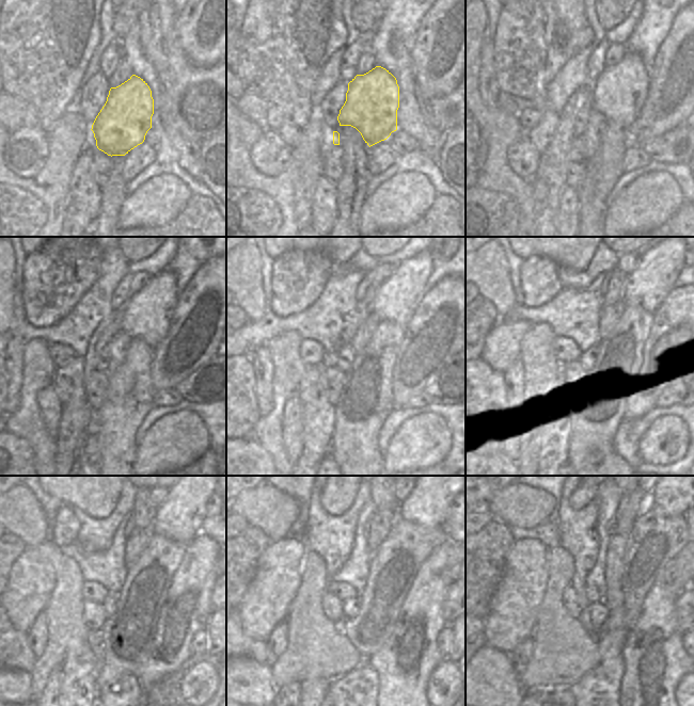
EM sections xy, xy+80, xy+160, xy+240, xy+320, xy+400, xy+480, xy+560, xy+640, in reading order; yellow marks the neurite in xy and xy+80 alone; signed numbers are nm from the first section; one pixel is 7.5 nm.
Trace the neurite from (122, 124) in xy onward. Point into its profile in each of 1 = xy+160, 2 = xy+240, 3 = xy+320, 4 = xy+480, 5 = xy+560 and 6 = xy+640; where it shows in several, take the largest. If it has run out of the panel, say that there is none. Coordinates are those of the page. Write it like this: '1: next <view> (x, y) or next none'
1: next xy+160 (619, 93)
2: next xy+240 (147, 317)
3: next xy+320 (396, 300)
4: next xy+480 (179, 517)
5: next xy+560 (427, 504)
6: next xy+640 (673, 497)

